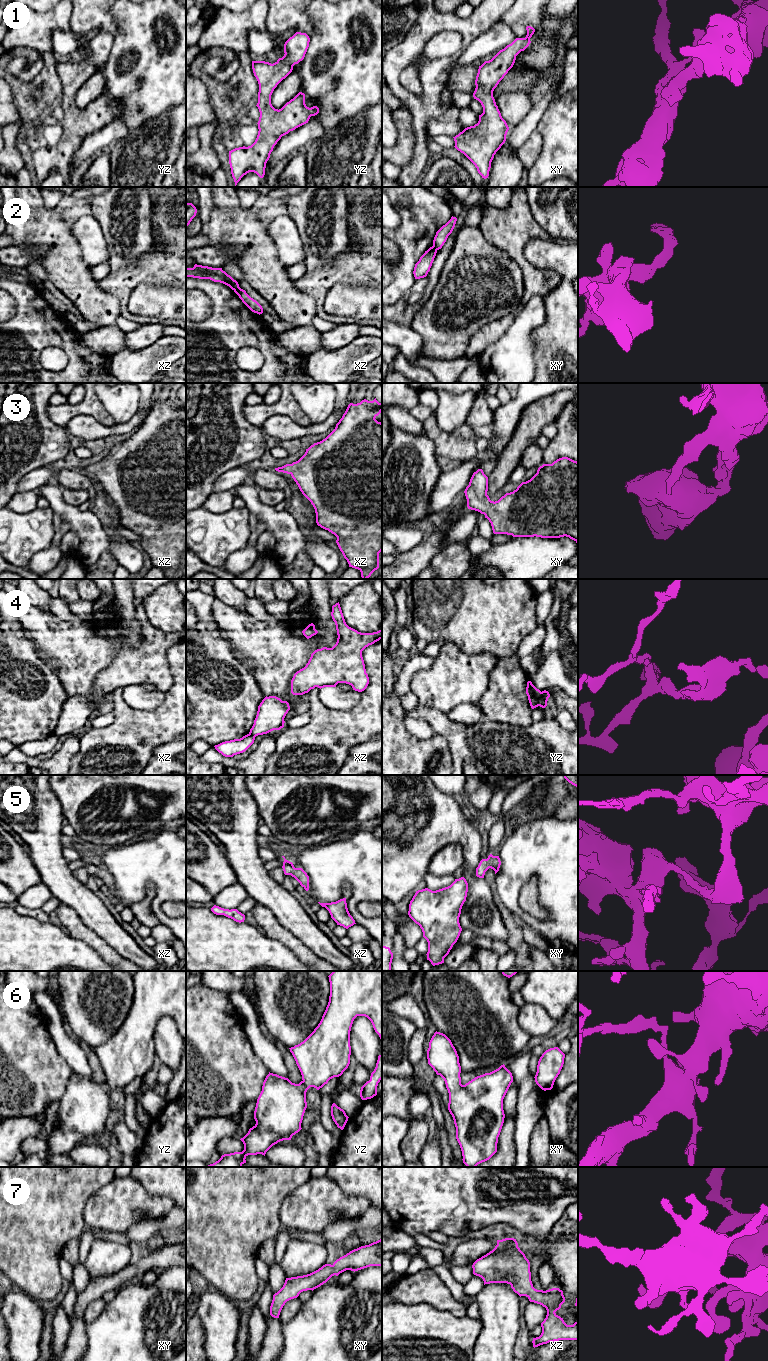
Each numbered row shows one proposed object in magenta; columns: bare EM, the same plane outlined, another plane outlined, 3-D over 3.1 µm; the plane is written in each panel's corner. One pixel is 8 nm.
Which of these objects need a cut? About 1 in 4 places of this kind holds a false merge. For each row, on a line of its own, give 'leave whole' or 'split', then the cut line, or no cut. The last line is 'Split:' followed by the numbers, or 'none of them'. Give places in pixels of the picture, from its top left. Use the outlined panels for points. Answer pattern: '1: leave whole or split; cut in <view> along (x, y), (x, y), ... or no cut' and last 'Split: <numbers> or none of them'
1: leave whole; no cut
2: split; cut in xz along (240, 288), (237, 294)
3: leave whole; no cut
4: split; cut in yz along (541, 692), (538, 698), (538, 705)
5: leave whole; no cut
6: leave whole; no cut
7: leave whole; no cut
Split: 2, 4

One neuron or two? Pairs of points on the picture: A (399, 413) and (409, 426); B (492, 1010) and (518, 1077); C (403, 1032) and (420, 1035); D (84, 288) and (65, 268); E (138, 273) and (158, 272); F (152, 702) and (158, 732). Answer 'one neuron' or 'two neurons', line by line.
A: one neuron
B: two neurons
C: two neurons
D: one neuron
E: one neuron
F: two neurons

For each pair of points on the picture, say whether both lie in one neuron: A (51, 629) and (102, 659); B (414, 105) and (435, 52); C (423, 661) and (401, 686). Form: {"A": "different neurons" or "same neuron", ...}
{"A": "same neuron", "B": "different neurons", "C": "same neuron"}

